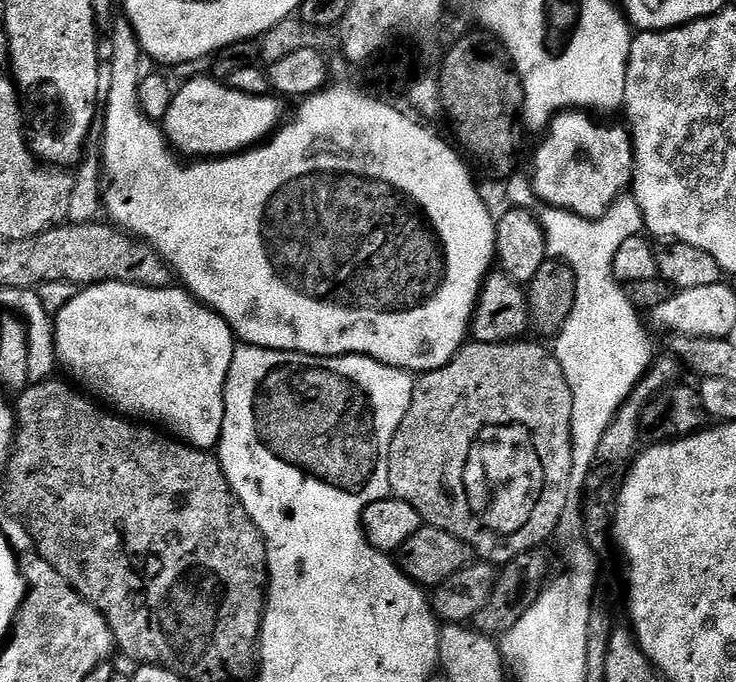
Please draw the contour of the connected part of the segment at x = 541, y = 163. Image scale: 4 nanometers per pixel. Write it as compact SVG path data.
M569 110L553 116L552 121L548 124L546 131L539 137L540 145L536 148L536 153L532 156L532 172L530 171L530 179L532 182L533 193L537 197L540 196L545 201L545 205L553 208L566 209L572 213L578 214L580 217L588 219L596 219L608 211L610 206L618 197L625 195L629 191L632 182L632 171L634 170L634 150L632 149L632 133L627 127L619 128L616 124L599 124L595 115L589 114L584 110Z

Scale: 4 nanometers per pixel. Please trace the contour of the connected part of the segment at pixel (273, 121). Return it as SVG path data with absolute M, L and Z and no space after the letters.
M188 80L175 89L162 127L169 144L185 157L231 156L259 145L279 129L282 123L279 102L275 95L242 94L221 81L219 84L216 80Z

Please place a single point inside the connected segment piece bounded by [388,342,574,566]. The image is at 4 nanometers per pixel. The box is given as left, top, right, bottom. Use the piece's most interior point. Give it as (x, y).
(511, 385)

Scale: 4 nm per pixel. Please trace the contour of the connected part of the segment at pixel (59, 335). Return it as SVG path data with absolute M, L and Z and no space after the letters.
M93 284L77 292L80 293L66 301L64 309L54 316L59 363L65 364L89 393L97 392L92 394L101 401L109 400L119 415L159 426L193 448L215 449L222 434L226 378L238 347L231 326L214 308L200 303L180 286L139 288L137 284Z

